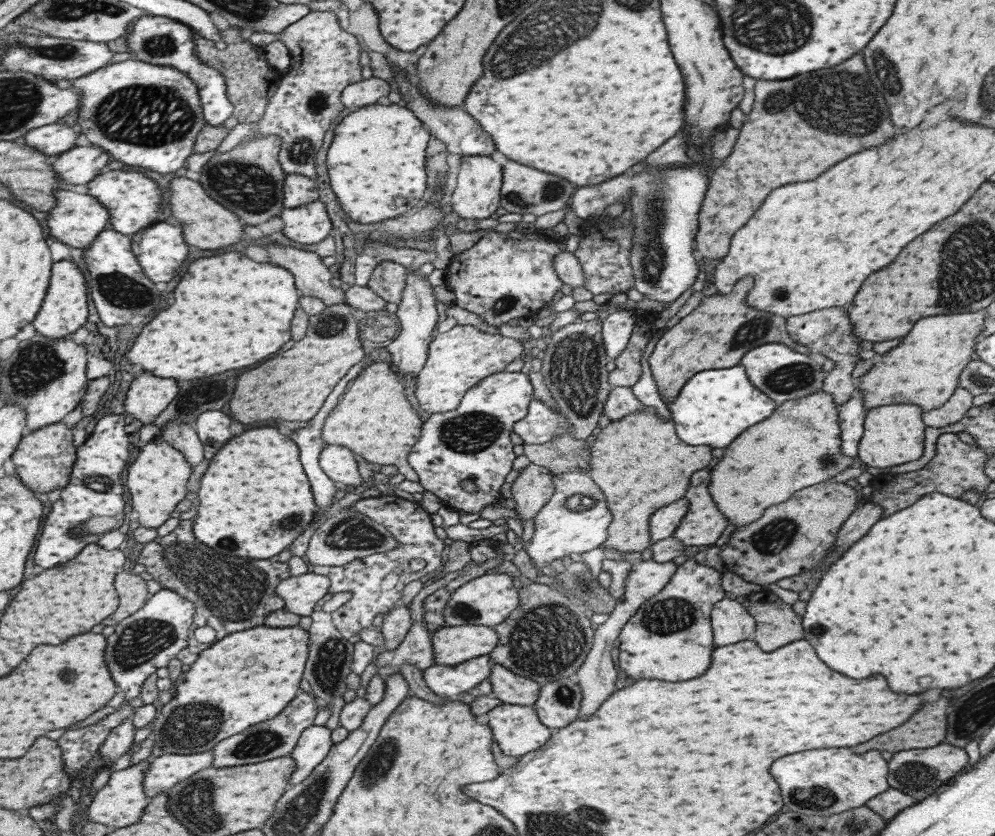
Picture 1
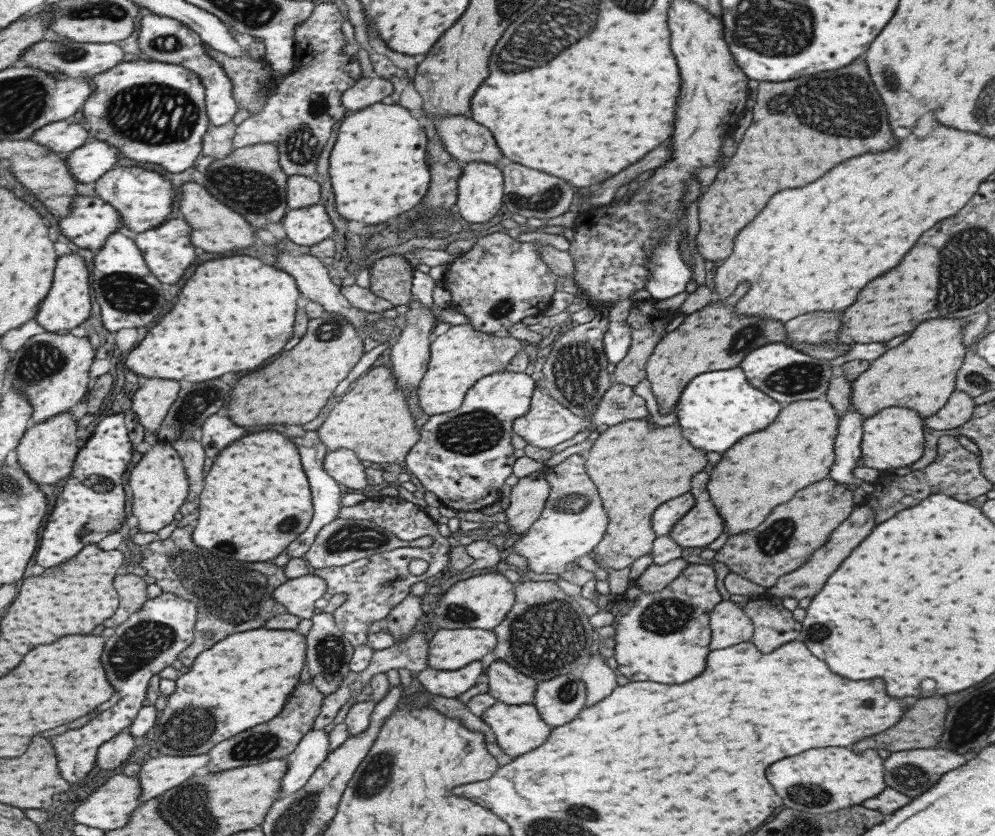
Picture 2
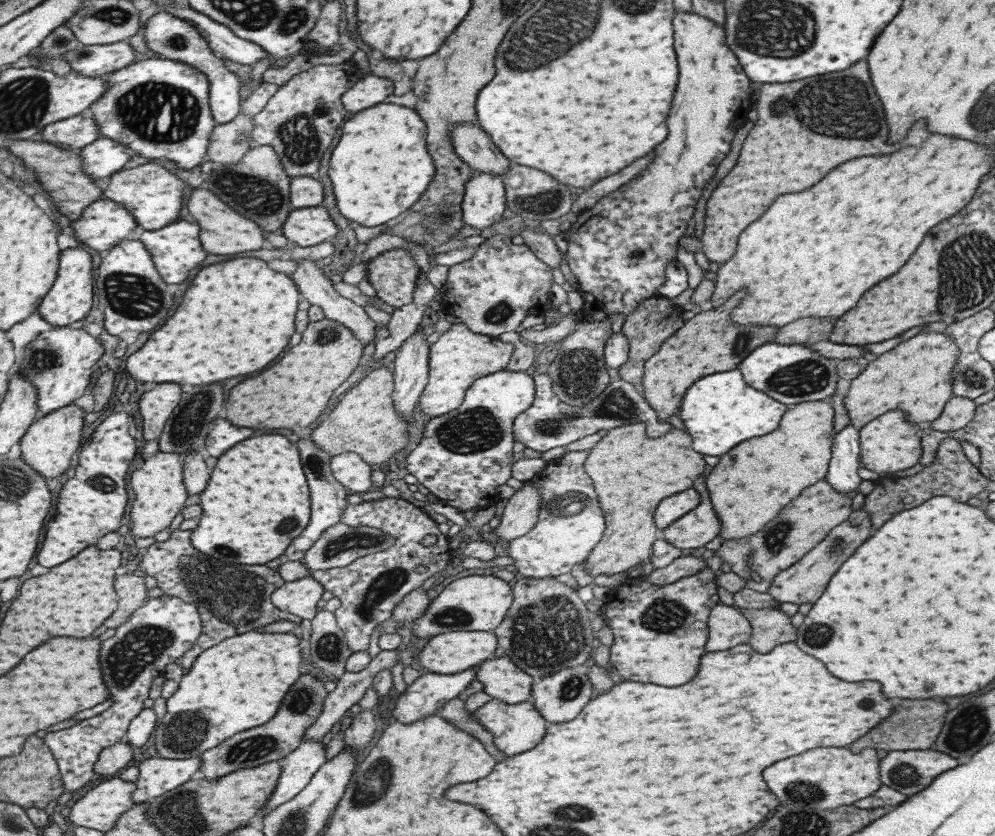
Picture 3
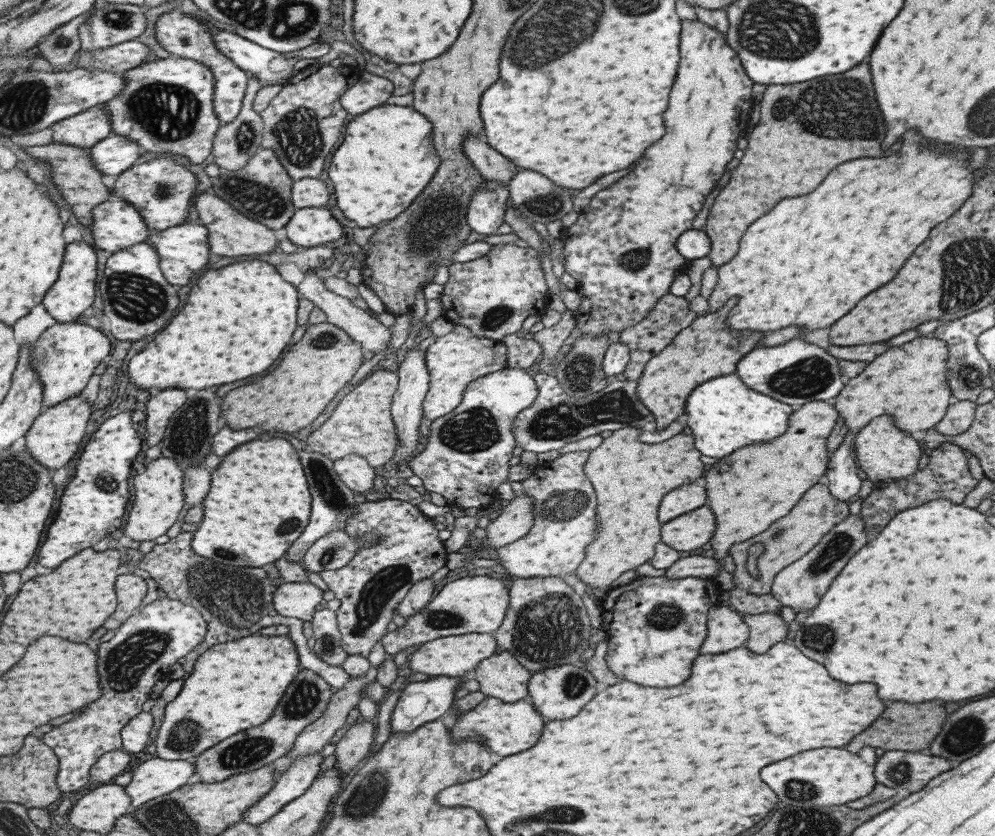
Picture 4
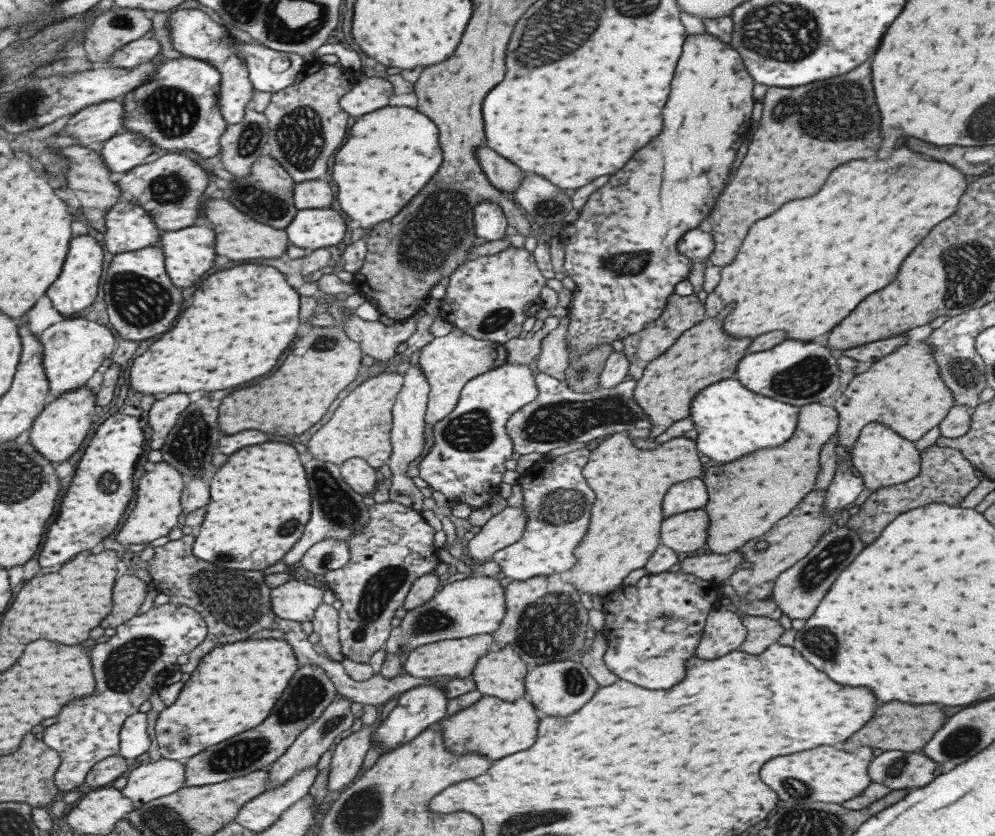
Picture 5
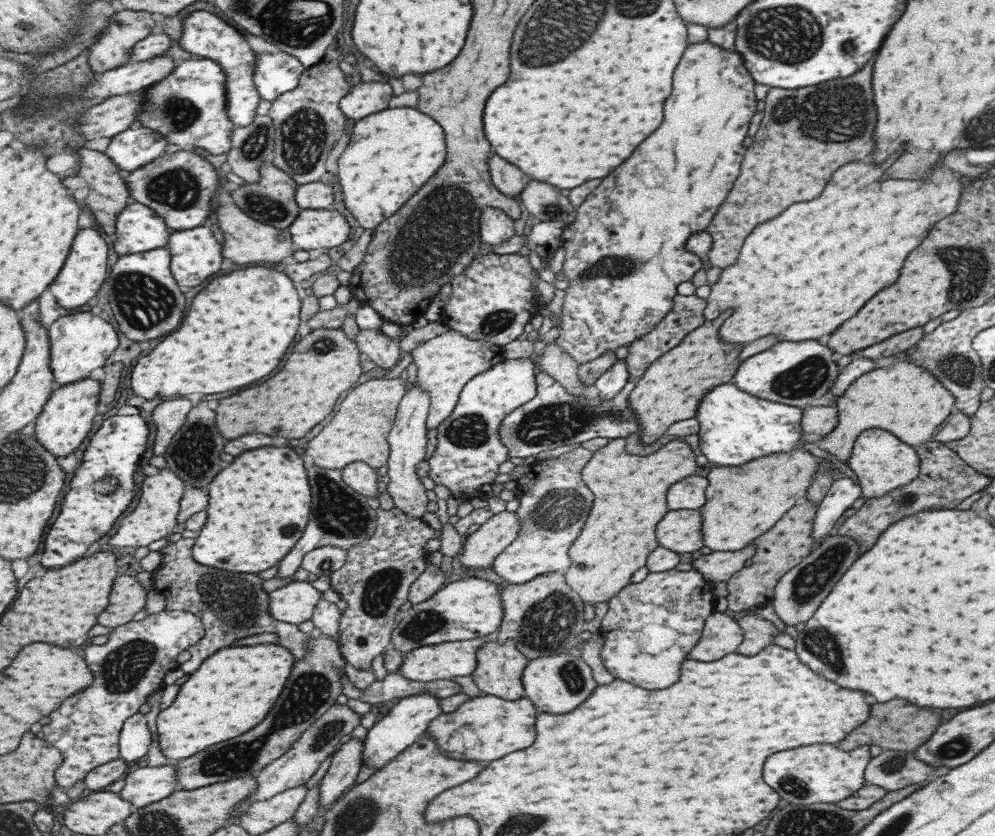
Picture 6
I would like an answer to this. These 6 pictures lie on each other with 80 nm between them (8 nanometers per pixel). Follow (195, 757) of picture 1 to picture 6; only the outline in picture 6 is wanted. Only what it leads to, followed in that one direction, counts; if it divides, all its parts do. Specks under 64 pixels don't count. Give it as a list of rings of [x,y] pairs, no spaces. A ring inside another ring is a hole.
[[[167,761],[165,765],[161,766],[138,766],[133,771],[128,772],[124,777],[125,785],[121,790],[120,795],[125,800],[131,801],[135,809],[143,808],[159,802],[167,796],[171,796],[173,792],[178,790],[178,772],[176,763]]]

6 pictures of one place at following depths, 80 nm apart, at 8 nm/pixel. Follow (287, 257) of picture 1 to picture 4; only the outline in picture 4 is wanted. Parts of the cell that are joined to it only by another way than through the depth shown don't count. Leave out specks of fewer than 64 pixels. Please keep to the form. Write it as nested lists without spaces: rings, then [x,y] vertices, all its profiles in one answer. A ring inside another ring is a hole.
[[[308,270],[304,273],[304,279],[298,284],[302,296],[312,300],[317,307],[322,308],[323,312],[326,312],[329,324],[345,331],[353,340],[362,344],[367,351],[376,354],[388,348],[389,329],[381,325],[377,319],[371,317],[362,309],[355,307],[349,299],[327,290],[323,280],[324,278],[321,278],[315,270]]]

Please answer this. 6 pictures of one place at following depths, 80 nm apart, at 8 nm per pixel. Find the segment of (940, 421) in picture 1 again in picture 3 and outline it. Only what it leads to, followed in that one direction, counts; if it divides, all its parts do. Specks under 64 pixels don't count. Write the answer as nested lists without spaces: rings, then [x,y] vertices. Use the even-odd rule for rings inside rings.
[[[952,396],[944,404],[941,414],[926,424],[941,434],[947,434],[963,428],[974,415],[976,404],[962,396]]]

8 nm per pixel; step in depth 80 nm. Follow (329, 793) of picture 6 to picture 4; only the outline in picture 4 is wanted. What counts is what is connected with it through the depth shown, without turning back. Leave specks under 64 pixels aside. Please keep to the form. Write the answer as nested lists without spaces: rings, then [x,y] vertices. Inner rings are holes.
[[[374,722],[353,723],[345,729],[335,741],[333,767],[338,768],[338,773],[345,776],[363,756],[367,756],[373,739],[373,731],[376,730]]]

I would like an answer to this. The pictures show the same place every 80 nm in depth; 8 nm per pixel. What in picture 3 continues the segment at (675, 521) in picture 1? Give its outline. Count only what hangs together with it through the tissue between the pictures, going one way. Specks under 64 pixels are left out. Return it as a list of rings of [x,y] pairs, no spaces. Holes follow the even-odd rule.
[[[691,488],[661,500],[661,504],[655,508],[655,516],[653,516],[653,522],[659,532],[667,528],[679,516],[683,516],[685,512],[693,510],[697,506],[697,502],[699,502],[699,498],[697,498],[695,490],[691,490]]]

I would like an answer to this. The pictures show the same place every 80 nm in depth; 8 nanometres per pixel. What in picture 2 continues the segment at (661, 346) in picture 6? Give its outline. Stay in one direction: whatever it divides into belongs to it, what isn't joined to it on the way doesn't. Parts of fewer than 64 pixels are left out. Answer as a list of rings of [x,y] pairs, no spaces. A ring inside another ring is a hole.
[[[653,299],[636,302],[630,308],[625,320],[630,326],[630,345],[625,356],[614,364],[612,383],[633,387],[645,377],[644,363],[663,336],[667,320],[678,315],[678,311],[657,309],[652,302]]]

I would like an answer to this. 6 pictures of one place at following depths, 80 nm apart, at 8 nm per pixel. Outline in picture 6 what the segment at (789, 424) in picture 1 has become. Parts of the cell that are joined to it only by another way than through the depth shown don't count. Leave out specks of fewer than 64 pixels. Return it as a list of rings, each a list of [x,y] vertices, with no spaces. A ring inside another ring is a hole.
[[[808,406],[802,409],[800,438],[808,444],[816,444],[838,423],[838,412],[834,406]],[[780,452],[760,456],[737,466],[708,465],[703,472],[708,485],[705,487],[705,506],[699,508],[702,518],[701,538],[703,546],[712,551],[735,551],[769,530],[795,503],[806,496],[806,490],[816,474],[819,458],[809,452]]]

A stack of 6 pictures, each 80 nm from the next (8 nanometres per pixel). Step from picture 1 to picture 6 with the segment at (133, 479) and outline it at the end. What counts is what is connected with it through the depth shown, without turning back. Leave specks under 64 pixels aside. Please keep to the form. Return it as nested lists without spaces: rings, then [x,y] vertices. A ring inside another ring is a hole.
[[[166,466],[155,476],[141,478],[142,493],[140,501],[134,511],[127,515],[120,524],[115,538],[111,538],[111,546],[131,551],[137,546],[149,546],[161,538],[167,538],[175,532],[181,510],[181,501],[184,498],[186,484]]]

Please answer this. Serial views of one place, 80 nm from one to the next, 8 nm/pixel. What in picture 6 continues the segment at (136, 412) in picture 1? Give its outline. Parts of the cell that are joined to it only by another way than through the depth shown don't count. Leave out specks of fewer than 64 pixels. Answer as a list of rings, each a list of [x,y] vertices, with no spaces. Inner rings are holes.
[[[171,398],[163,400],[152,412],[152,420],[156,425],[156,437],[152,446],[153,454],[164,456],[173,437],[186,423],[187,414],[191,412],[193,402],[187,398]]]

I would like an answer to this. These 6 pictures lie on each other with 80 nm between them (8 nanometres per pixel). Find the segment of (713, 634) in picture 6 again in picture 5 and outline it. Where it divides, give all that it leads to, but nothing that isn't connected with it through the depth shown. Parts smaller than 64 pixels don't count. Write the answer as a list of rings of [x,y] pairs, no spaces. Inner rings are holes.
[[[716,607],[709,612],[695,650],[697,658],[711,660],[715,656],[723,656],[735,648],[739,649],[746,636],[746,628],[740,615],[734,609]]]

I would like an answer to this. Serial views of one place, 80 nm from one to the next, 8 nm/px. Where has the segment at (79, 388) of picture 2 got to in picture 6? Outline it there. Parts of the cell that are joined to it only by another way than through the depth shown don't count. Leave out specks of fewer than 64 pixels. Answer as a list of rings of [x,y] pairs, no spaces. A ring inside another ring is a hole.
[[[89,309],[69,312],[53,323],[48,331],[52,344],[51,365],[58,387],[89,379],[93,370],[105,368],[107,358],[119,346],[119,332],[113,328],[113,324],[99,315],[93,315]]]

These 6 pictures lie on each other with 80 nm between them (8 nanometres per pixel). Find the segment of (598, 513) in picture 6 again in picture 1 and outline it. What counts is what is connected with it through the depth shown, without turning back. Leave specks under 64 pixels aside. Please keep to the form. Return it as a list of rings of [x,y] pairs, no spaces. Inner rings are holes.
[[[644,406],[642,411],[637,411],[623,418],[618,418],[610,423],[595,437],[590,445],[590,459],[588,462],[587,475],[601,488],[601,492],[607,498],[607,508],[611,511],[612,519],[607,529],[607,538],[601,547],[613,548],[619,552],[641,552],[649,548],[648,520],[651,514],[665,506],[671,504],[673,500],[683,498],[687,490],[689,476],[695,470],[705,468],[711,462],[711,448],[705,446],[689,446],[681,440],[677,440],[673,432],[673,422],[671,420],[661,420],[655,413],[652,406]]]

